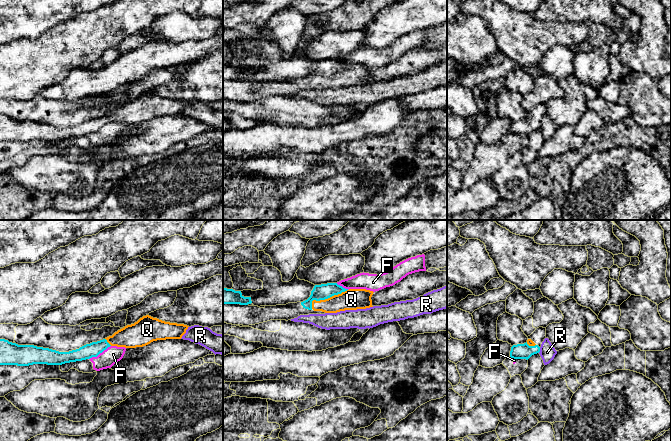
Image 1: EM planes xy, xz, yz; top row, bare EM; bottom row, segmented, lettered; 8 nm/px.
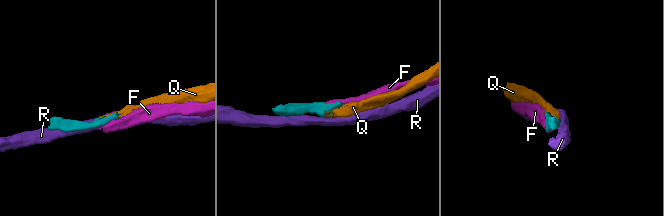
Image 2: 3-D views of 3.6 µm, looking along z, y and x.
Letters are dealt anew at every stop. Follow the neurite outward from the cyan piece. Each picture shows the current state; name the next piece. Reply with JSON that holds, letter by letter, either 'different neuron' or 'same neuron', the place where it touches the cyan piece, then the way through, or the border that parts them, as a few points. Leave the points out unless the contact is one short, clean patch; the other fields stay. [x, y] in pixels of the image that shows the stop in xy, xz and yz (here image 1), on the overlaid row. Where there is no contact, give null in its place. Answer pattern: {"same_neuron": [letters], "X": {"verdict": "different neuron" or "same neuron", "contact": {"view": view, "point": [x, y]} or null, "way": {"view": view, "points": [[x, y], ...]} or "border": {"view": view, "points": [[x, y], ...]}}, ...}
{"same_neuron": ["Q"], "F": {"verdict": "different neuron", "contact": {"view": "xy", "point": [99, 353]}, "border": {"view": "xy", "points": [[110, 345], [89, 359]]}}, "Q": {"verdict": "same neuron", "contact": {"view": "xz", "point": [326, 298]}, "way": {"view": "xz", "points": [[324, 291], [326, 298], [352, 299]]}}, "R": {"verdict": "different neuron", "contact": {"view": "yz", "point": [539, 350]}}}

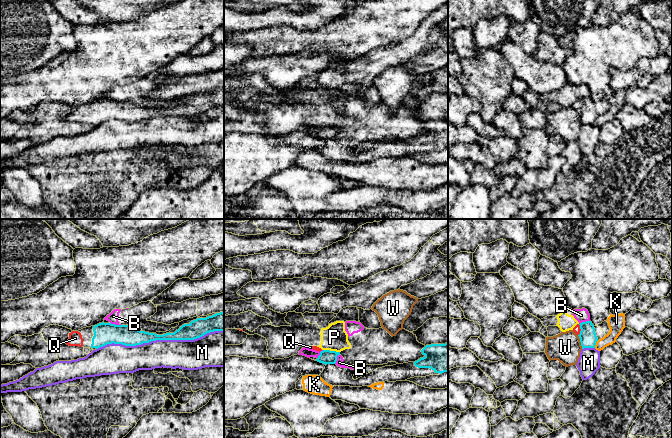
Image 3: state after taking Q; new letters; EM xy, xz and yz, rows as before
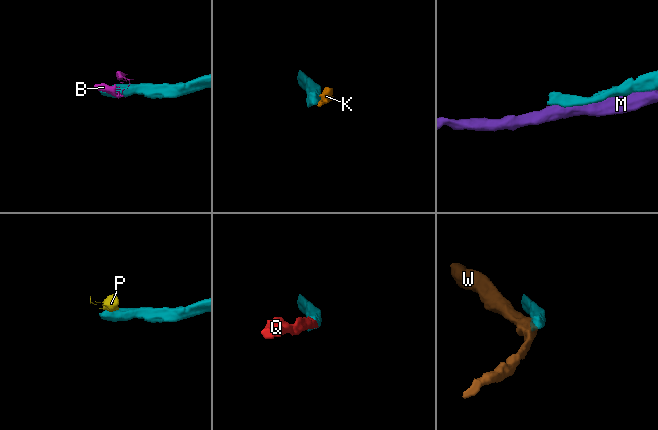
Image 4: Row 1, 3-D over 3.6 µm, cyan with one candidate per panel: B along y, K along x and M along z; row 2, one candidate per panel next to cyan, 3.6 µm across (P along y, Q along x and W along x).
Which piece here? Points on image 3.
{"same_neuron": ["Q"], "B": {"verdict": "different neuron", "contact": {"view": "xy", "point": [114, 324]}, "border": {"view": "xy", "points": [[110, 322], [120, 325]]}}, "K": {"verdict": "different neuron", "contact": {"view": "yz", "point": [595, 344]}, "border": {"view": "yz", "points": [[598, 340], [594, 347]]}}, "M": {"verdict": "different neuron", "contact": {"view": "xy", "point": [159, 339]}}, "P": {"verdict": "different neuron", "contact": {"view": "xz", "point": [331, 351]}, "border": {"view": "xz", "points": [[323, 349], [339, 352]]}}, "Q": {"verdict": "same neuron", "contact": {"view": "yz", "point": [581, 330]}, "way": {"view": "yz", "points": [[588, 338], [581, 330], [576, 329]]}}, "W": {"verdict": "different neuron", "contact": {"view": "yz", "point": [580, 341]}}}

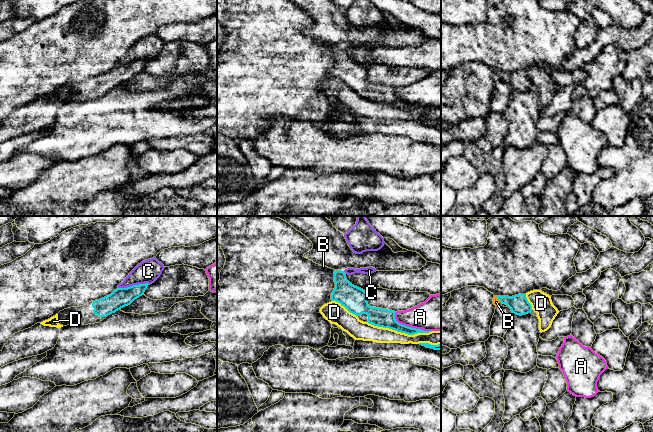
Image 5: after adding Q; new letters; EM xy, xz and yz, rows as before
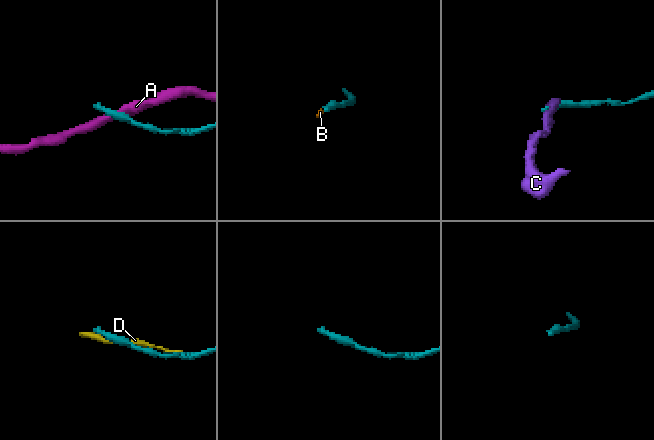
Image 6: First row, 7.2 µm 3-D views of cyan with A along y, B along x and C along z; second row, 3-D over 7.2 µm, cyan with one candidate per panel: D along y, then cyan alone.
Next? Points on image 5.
{"same_neuron": ["B"], "A": {"verdict": "different neuron", "contact": {"view": "xz", "point": [410, 327]}}, "B": {"verdict": "same neuron", "contact": {"view": "yz", "point": [498, 299]}}, "C": {"verdict": "different neuron", "contact": {"view": "xy", "point": [133, 285]}}, "D": {"verdict": "different neuron", "contact": {"view": "xz", "point": [399, 331]}}}

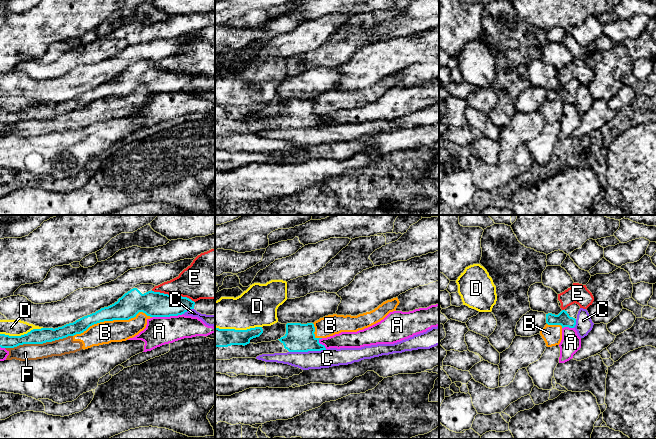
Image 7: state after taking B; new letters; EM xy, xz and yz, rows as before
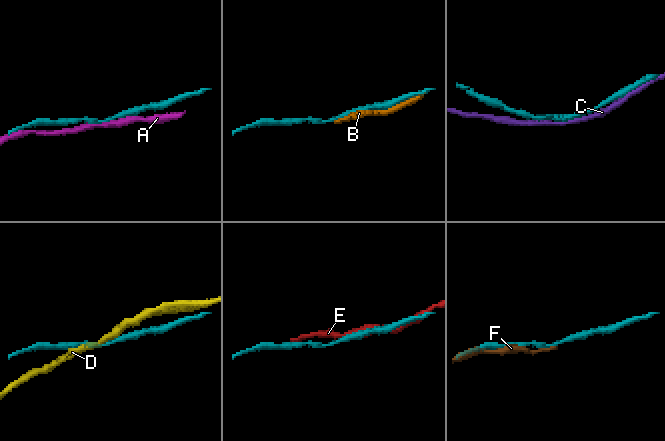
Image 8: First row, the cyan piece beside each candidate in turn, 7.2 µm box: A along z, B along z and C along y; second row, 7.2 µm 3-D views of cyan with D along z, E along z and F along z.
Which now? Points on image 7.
{"same_neuron": [], "A": {"verdict": "different neuron", "contact": {"view": "xy", "point": [167, 316]}}, "B": {"verdict": "different neuron", "contact": {"view": "xy", "point": [112, 320]}}, "C": {"verdict": "different neuron", "contact": {"view": "xz", "point": [307, 351]}}, "D": {"verdict": "different neuron", "contact": {"view": "xz", "point": [238, 330]}}, "E": {"verdict": "different neuron", "contact": {"view": "xy", "point": [173, 296]}}, "F": {"verdict": "different neuron", "contact": {"view": "xy", "point": [38, 343]}}}

